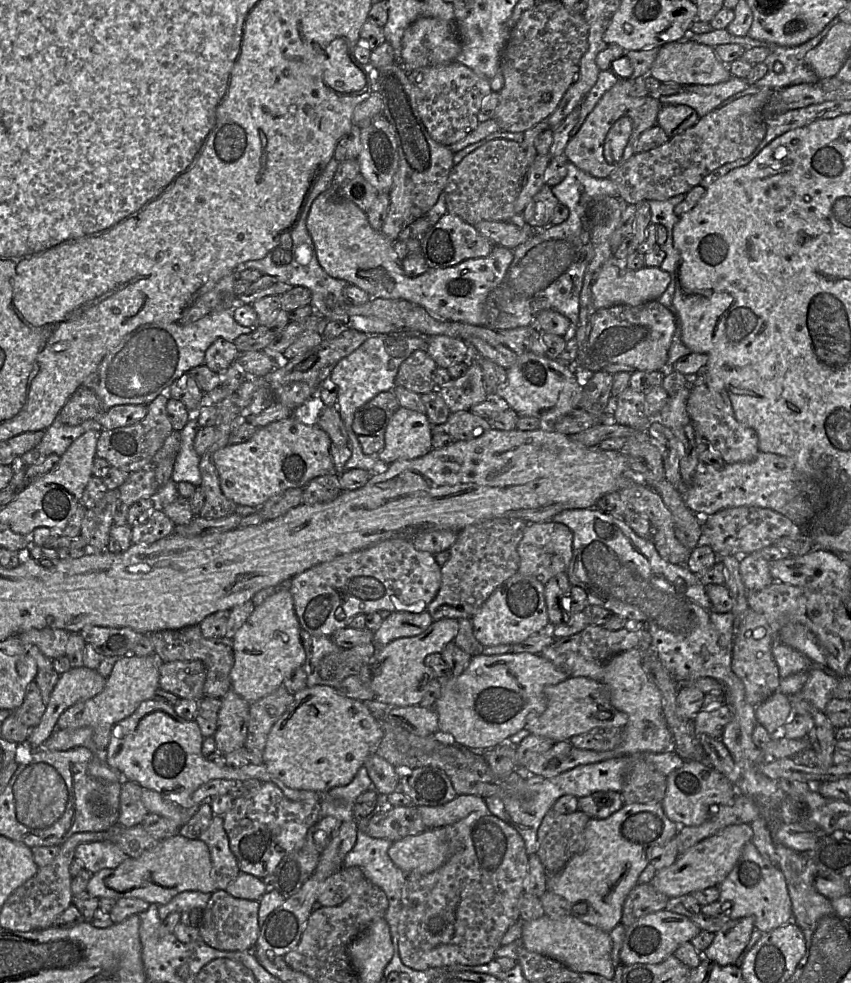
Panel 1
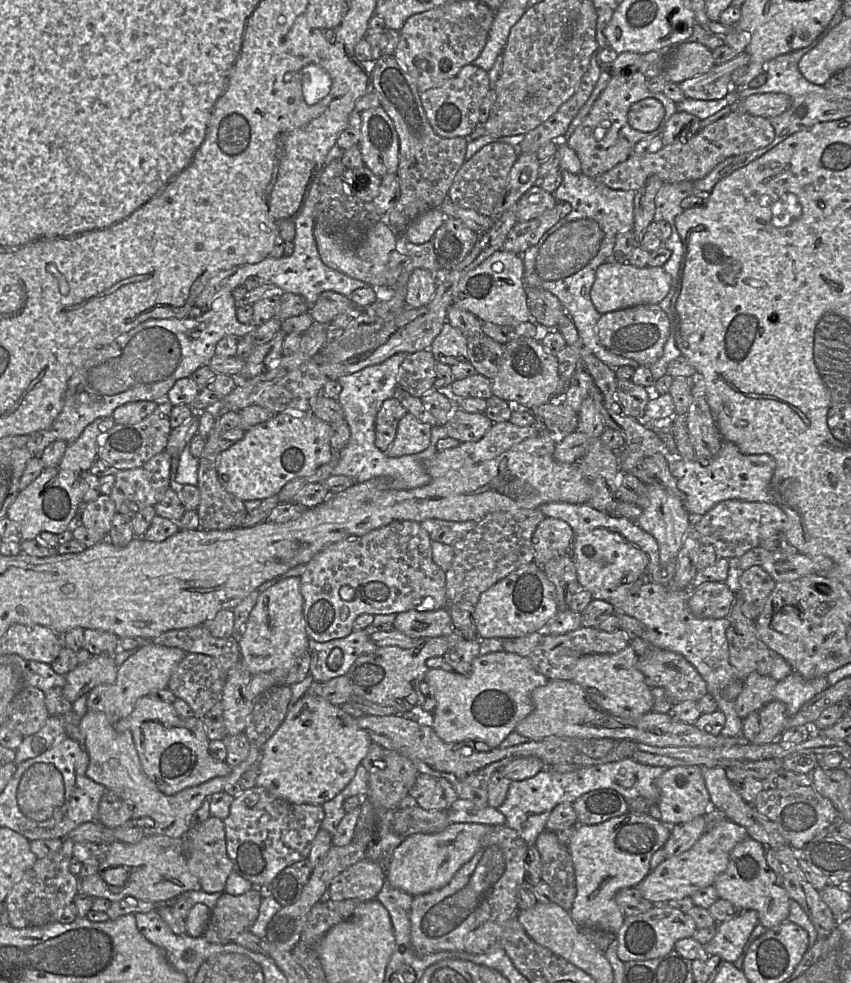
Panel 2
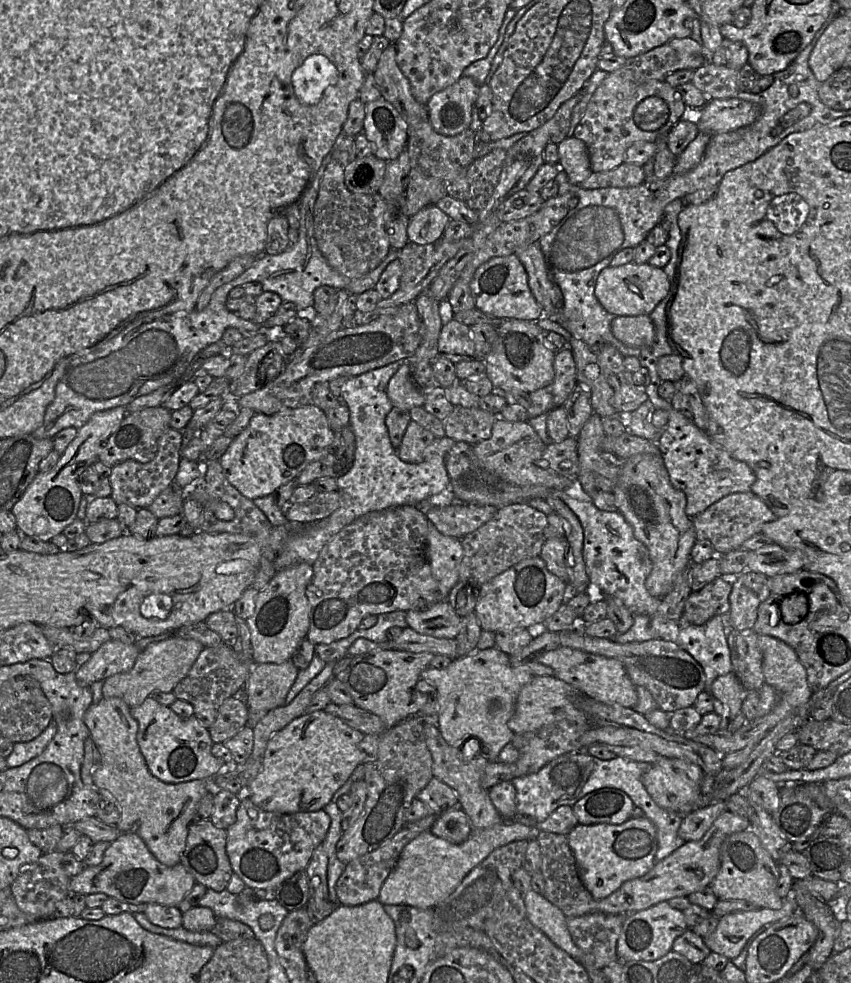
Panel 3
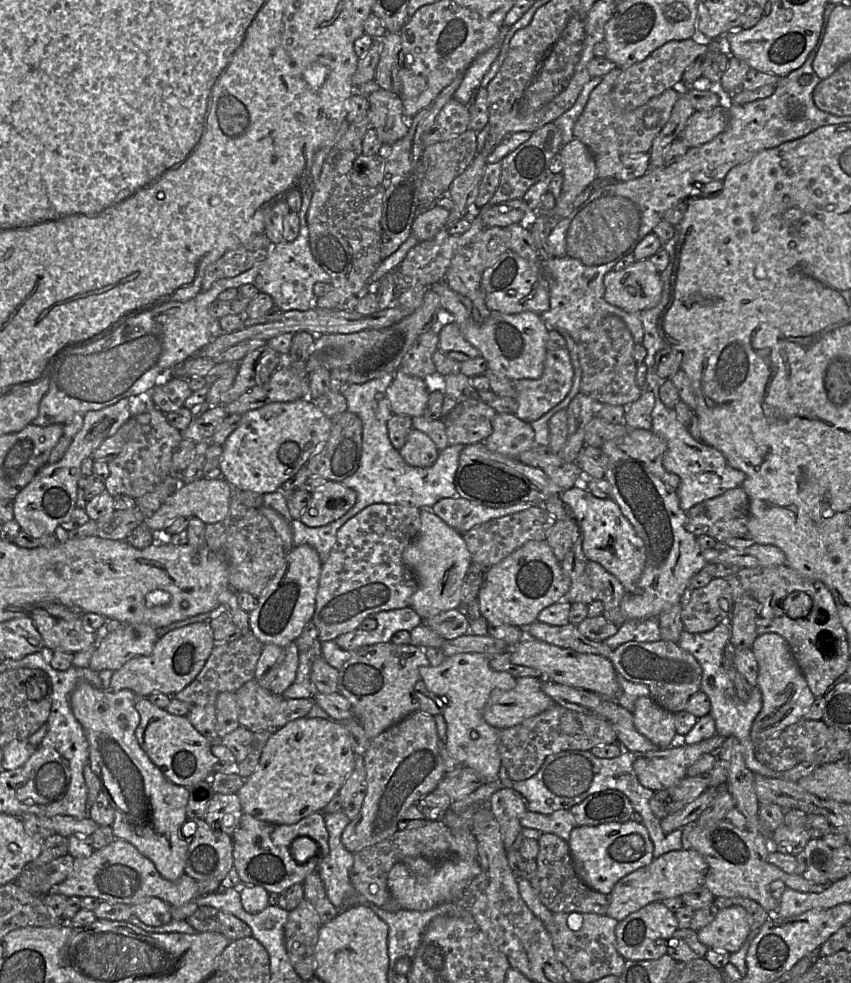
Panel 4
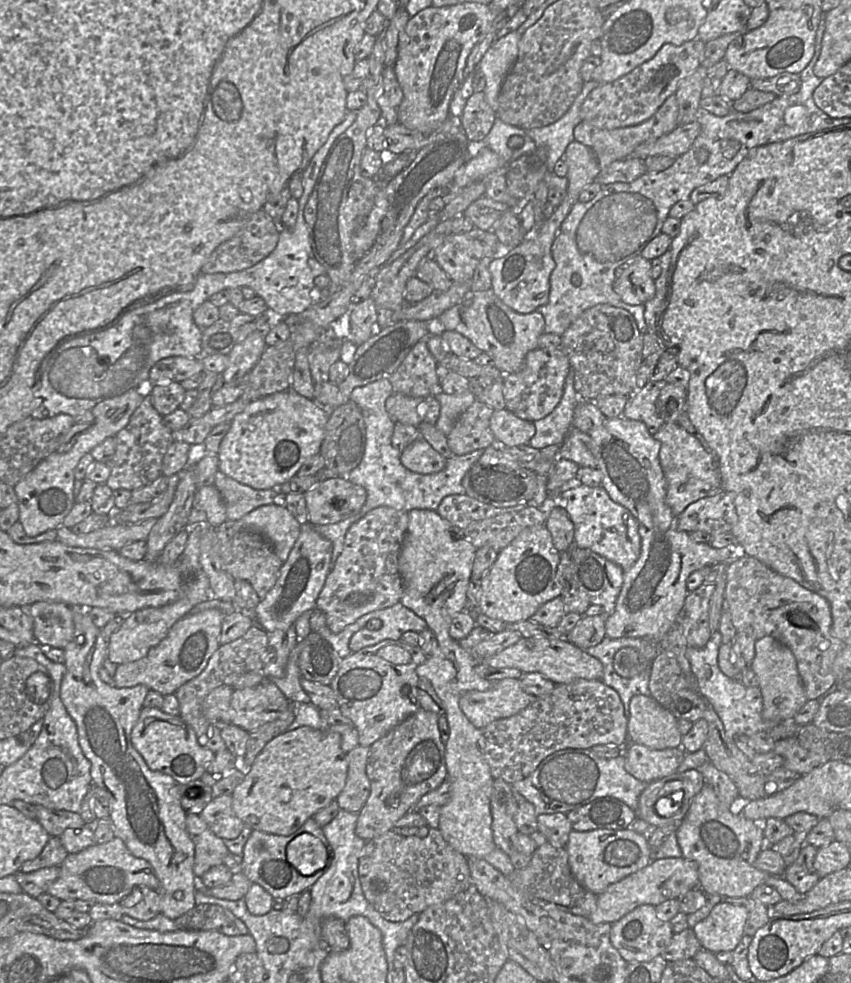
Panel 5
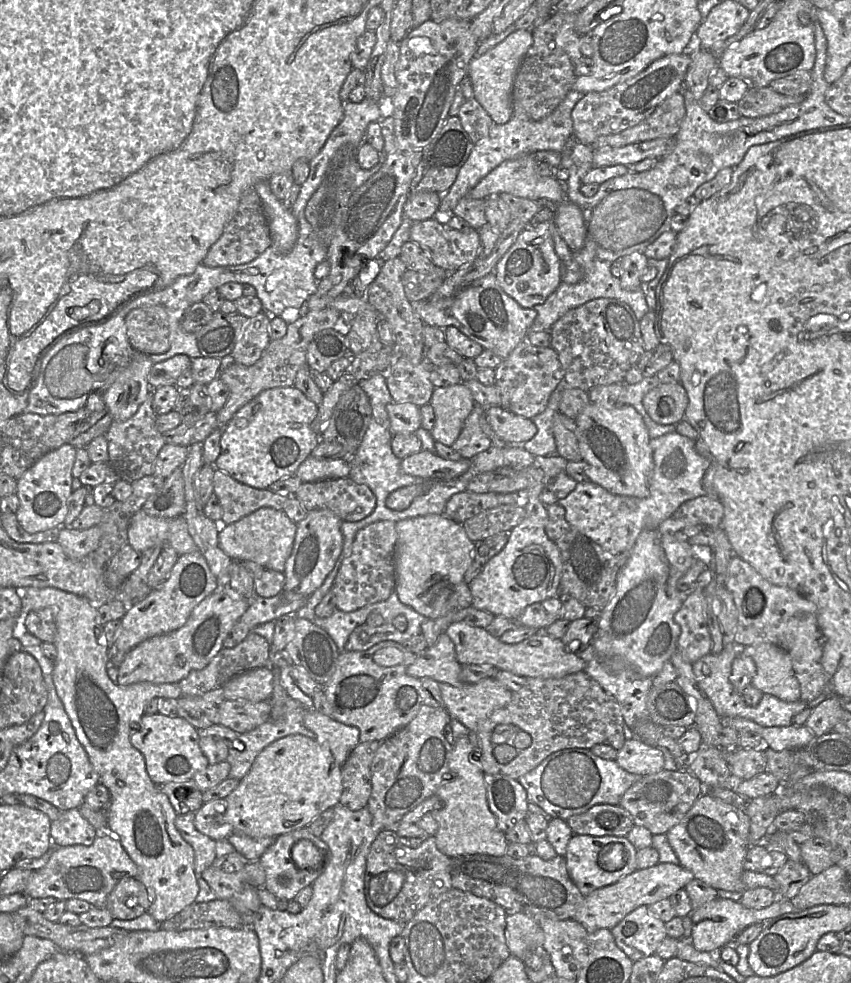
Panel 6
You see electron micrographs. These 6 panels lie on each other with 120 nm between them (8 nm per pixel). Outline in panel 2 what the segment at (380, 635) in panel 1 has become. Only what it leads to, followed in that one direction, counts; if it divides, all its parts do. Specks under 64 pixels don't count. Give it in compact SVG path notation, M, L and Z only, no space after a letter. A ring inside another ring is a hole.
M447 608L429 612L416 610L401 612L396 615L392 625L394 630L413 639L448 636L454 630Z

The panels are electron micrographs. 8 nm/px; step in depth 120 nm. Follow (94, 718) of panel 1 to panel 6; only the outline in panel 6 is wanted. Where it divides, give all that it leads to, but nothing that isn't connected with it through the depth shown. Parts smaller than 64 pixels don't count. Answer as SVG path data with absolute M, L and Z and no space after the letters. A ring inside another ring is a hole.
M230 585L217 586L212 594L193 609L182 627L147 639L127 652L118 667L117 684L126 686L140 682L179 683L191 671L205 668L223 648L225 638L248 607L248 600Z

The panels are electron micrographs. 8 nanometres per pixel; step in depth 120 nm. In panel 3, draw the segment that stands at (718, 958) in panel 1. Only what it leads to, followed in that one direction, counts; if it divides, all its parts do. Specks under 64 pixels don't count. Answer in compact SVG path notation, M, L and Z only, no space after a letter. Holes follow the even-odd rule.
M791 895L783 900L780 910L759 908L753 911L736 911L721 917L715 931L704 937L703 941L712 952L733 960L740 955L747 941L762 926L798 913L799 906Z

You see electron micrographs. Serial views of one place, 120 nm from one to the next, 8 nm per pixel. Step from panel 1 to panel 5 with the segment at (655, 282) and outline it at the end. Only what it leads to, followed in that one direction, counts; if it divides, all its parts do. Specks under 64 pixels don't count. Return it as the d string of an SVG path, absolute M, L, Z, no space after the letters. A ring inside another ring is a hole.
M642 256L634 258L629 267L617 277L613 290L623 302L630 305L644 305L655 296L655 280L651 277L651 260Z

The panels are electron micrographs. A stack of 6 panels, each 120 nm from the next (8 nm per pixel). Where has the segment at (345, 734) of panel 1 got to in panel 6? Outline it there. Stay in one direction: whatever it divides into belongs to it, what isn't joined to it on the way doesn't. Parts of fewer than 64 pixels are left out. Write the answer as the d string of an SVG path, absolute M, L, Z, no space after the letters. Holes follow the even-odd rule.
M288 735L269 744L258 754L248 773L225 798L224 820L232 826L233 833L252 838L280 836L306 827L319 814L336 806L341 794L342 766L335 762L328 746L304 735Z

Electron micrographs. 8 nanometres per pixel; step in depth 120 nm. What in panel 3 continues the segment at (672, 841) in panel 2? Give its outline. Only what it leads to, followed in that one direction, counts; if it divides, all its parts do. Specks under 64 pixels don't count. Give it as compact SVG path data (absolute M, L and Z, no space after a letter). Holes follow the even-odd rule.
M717 802L686 814L679 826L679 837L685 842L700 840L719 815L726 810L724 802Z

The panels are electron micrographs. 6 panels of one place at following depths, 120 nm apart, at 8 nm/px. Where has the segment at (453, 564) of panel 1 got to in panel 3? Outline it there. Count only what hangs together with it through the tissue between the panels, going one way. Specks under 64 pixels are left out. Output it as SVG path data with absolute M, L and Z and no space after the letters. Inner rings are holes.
M528 502L499 508L491 520L460 539L463 558L459 581L472 582L480 587L520 561L539 556L545 542L547 517L545 513L531 507Z

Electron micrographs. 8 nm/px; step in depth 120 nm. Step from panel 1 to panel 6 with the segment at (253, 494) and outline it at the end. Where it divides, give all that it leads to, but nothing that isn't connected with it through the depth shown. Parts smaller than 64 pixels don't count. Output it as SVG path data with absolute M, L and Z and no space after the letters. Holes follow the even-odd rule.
M294 386L262 391L241 407L223 428L220 455L213 464L215 469L256 489L266 489L278 480L295 475L299 465L310 456L320 442L320 436L311 428L311 423L318 414L318 406Z

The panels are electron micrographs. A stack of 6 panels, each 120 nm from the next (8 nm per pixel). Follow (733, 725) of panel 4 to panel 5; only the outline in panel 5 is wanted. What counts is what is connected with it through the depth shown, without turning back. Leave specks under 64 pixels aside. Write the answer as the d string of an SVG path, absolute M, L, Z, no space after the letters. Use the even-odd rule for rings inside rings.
M718 631L712 632L709 641L701 648L687 647L686 656L693 675L697 680L697 692L714 708L719 716L728 738L766 731L779 725L780 722L768 721L762 717L763 697L759 687L745 687L740 680L727 677L719 668L718 653L722 636Z

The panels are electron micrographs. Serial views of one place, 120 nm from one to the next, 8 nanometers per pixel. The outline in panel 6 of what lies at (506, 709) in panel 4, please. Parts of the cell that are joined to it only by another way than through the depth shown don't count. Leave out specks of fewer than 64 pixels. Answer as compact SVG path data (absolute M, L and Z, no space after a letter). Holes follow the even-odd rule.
M484 678L459 687L439 683L439 688L450 717L470 731L475 730L495 710L509 703L512 697L512 692L495 678Z

